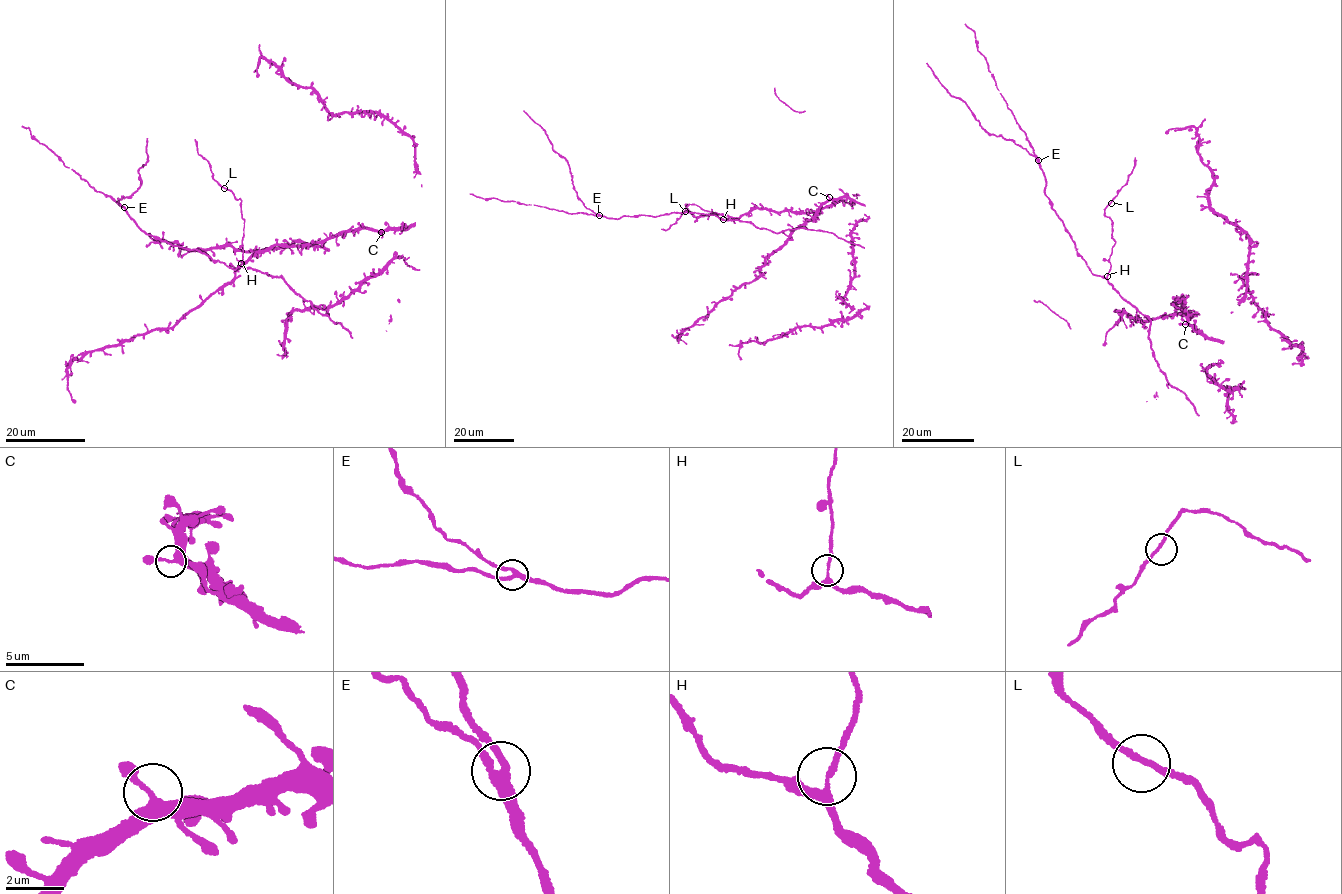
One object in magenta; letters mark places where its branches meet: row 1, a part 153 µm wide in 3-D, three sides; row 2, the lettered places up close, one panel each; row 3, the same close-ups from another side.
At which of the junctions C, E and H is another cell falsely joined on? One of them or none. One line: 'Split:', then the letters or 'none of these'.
Split: none of these

